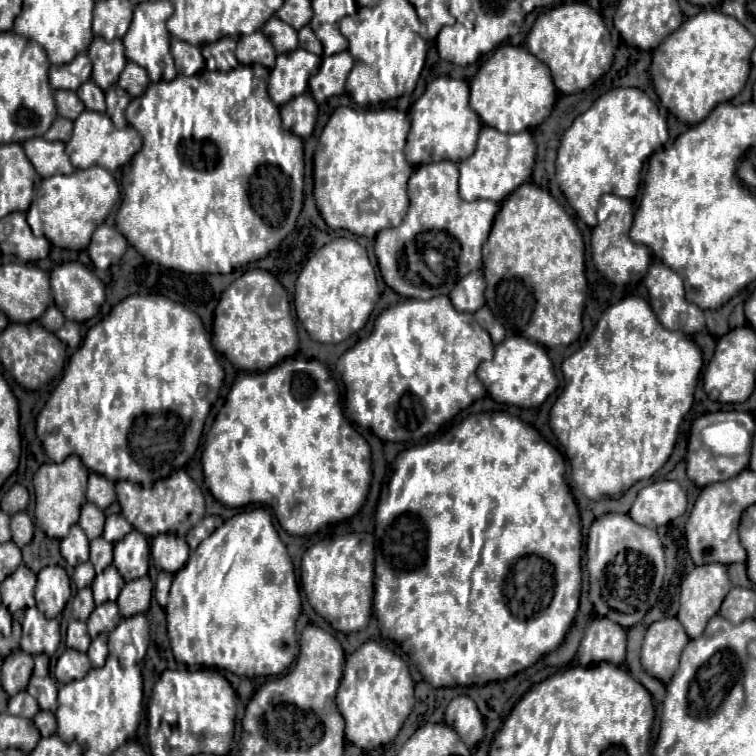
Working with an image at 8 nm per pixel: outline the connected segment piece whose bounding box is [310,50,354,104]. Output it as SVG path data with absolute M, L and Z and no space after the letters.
M346 50L332 56L324 56L318 74L310 78L310 92L314 100L320 104L330 96L342 94L346 74L352 70L352 66L354 66L354 58L350 58Z

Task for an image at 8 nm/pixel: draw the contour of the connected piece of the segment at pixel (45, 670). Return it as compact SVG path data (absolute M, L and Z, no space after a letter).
M38 654L34 656L34 669L33 674L36 676L48 676L49 674L50 658L46 654Z

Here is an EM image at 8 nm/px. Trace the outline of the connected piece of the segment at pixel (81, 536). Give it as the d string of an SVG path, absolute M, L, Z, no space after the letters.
M74 524L70 534L60 542L60 550L70 566L78 566L88 560L88 538L78 524Z

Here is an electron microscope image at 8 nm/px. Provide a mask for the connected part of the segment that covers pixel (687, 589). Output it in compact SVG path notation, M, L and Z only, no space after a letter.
M712 562L712 564L704 564L704 566L696 566L682 582L680 586L680 610L678 610L678 620L682 622L686 634L690 638L700 638L708 620L718 612L724 596L730 592L732 584L730 578L726 574L726 566Z

